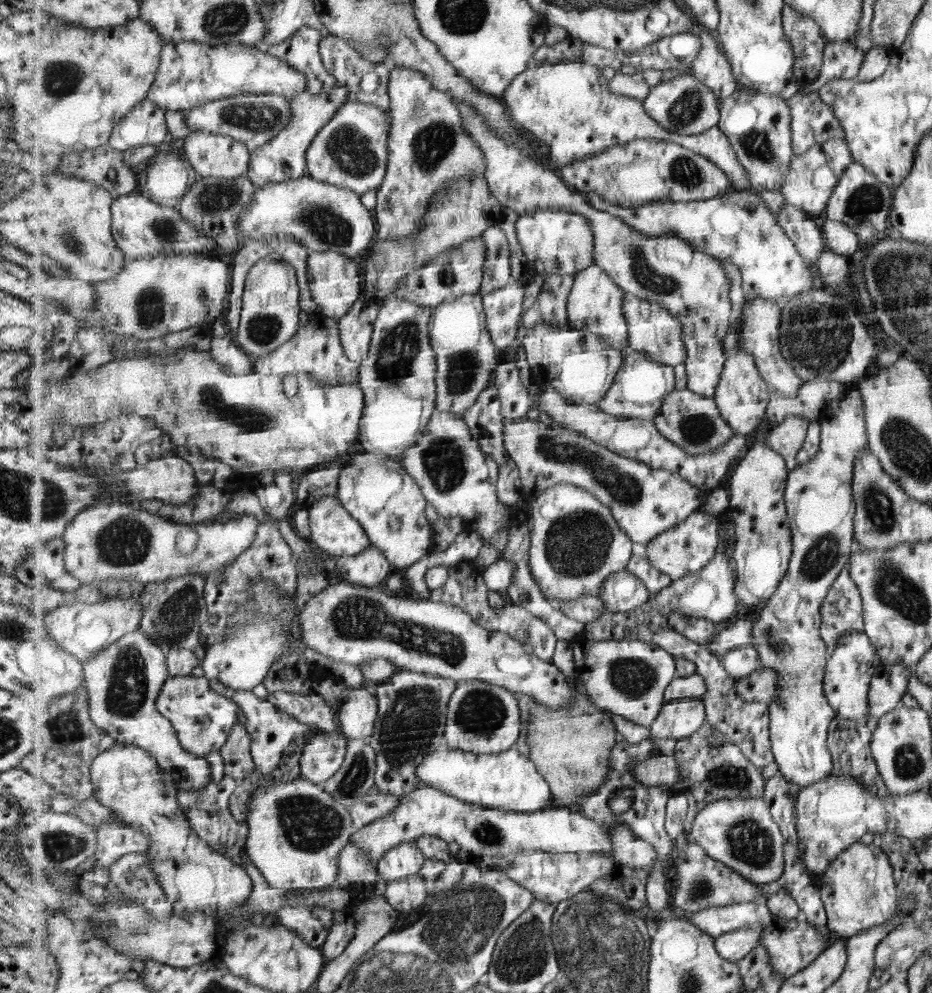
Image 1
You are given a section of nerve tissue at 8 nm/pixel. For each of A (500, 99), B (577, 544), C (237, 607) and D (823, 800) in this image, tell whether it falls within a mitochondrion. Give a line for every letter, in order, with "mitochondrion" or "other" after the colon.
A: other
B: mitochondrion
C: mitochondrion
D: other

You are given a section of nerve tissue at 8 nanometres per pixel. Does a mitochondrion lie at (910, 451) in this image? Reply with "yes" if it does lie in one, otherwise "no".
yes

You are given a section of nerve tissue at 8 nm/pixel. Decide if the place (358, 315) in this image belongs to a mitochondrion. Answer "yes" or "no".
no

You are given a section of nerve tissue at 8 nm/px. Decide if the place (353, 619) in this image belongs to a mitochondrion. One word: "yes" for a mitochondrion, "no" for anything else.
yes

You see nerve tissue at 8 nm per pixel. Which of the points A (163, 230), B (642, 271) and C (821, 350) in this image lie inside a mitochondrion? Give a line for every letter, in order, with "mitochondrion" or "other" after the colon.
A: mitochondrion
B: mitochondrion
C: mitochondrion

